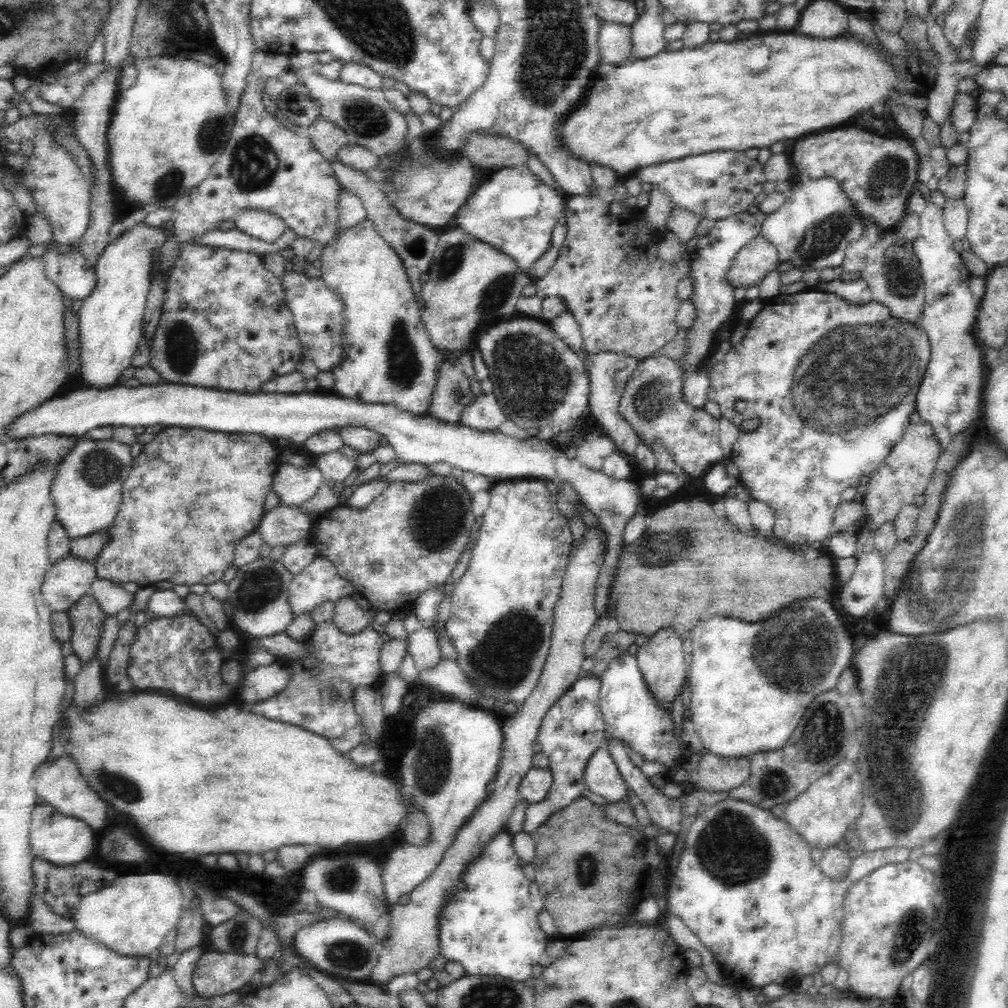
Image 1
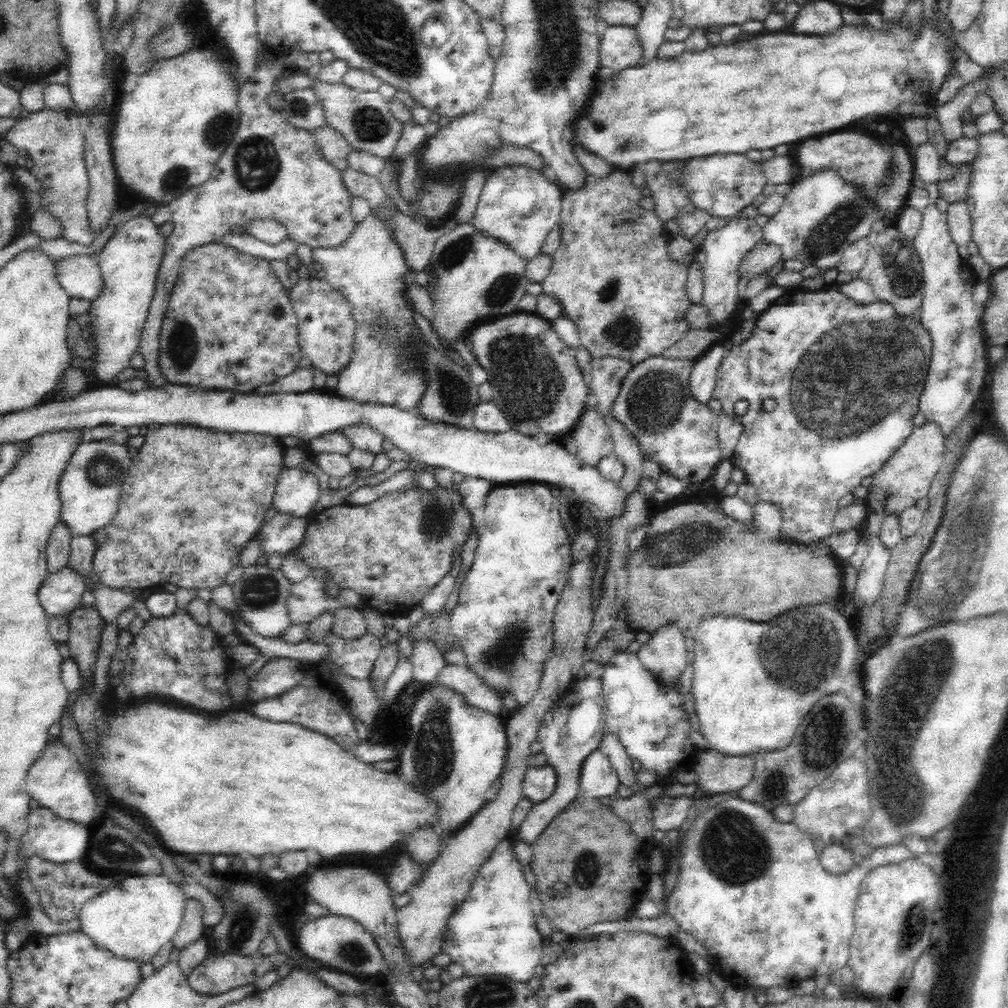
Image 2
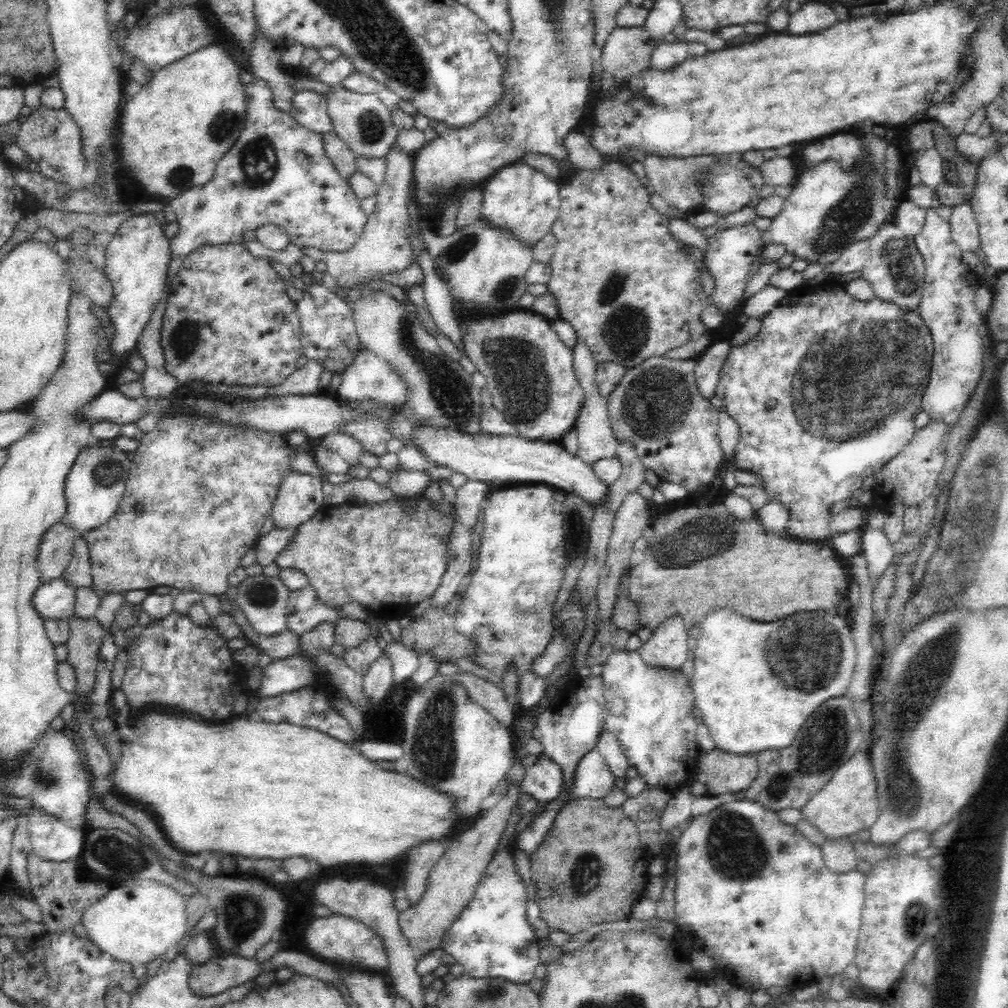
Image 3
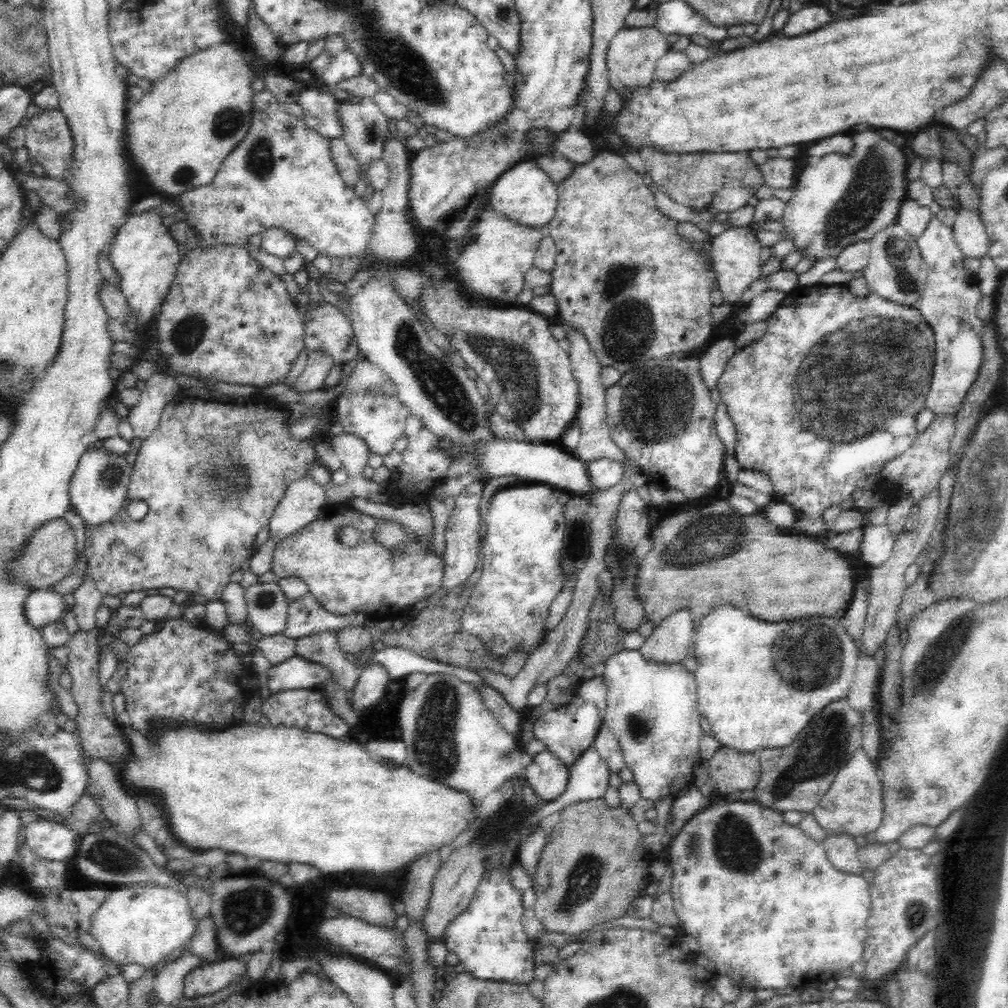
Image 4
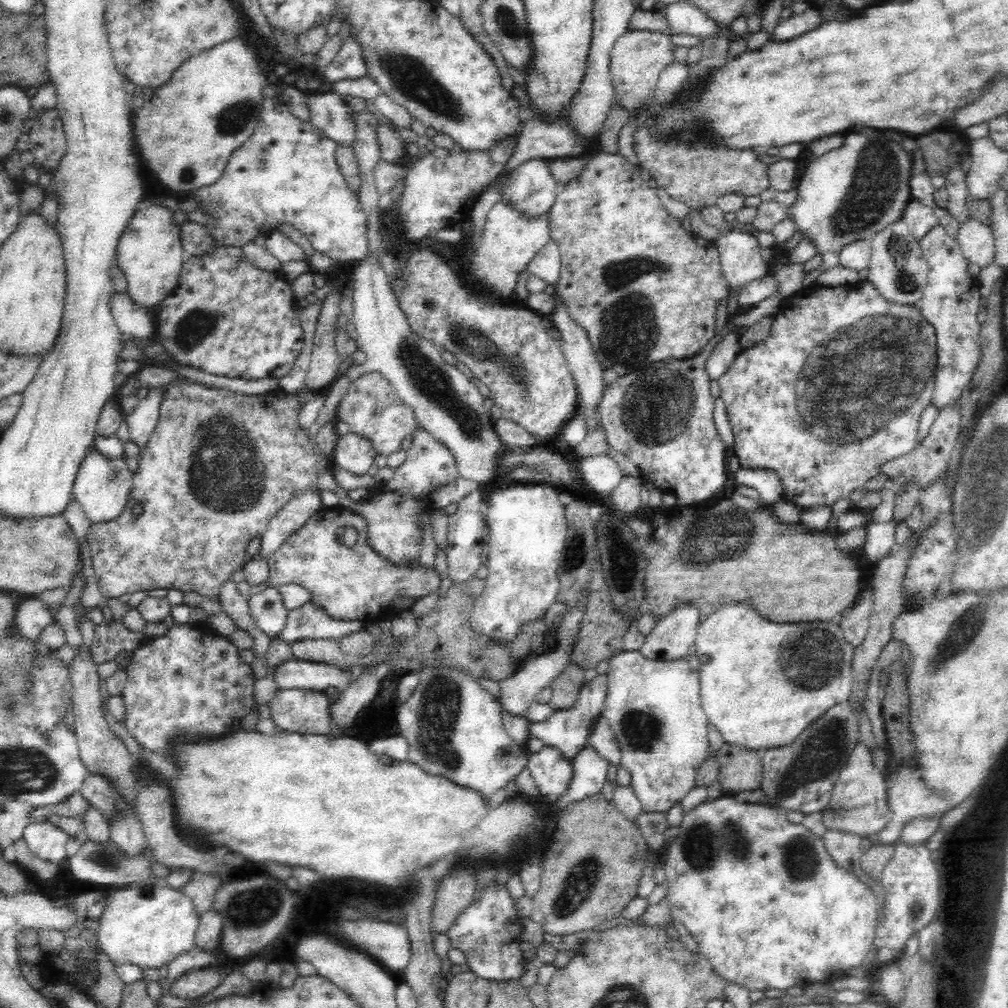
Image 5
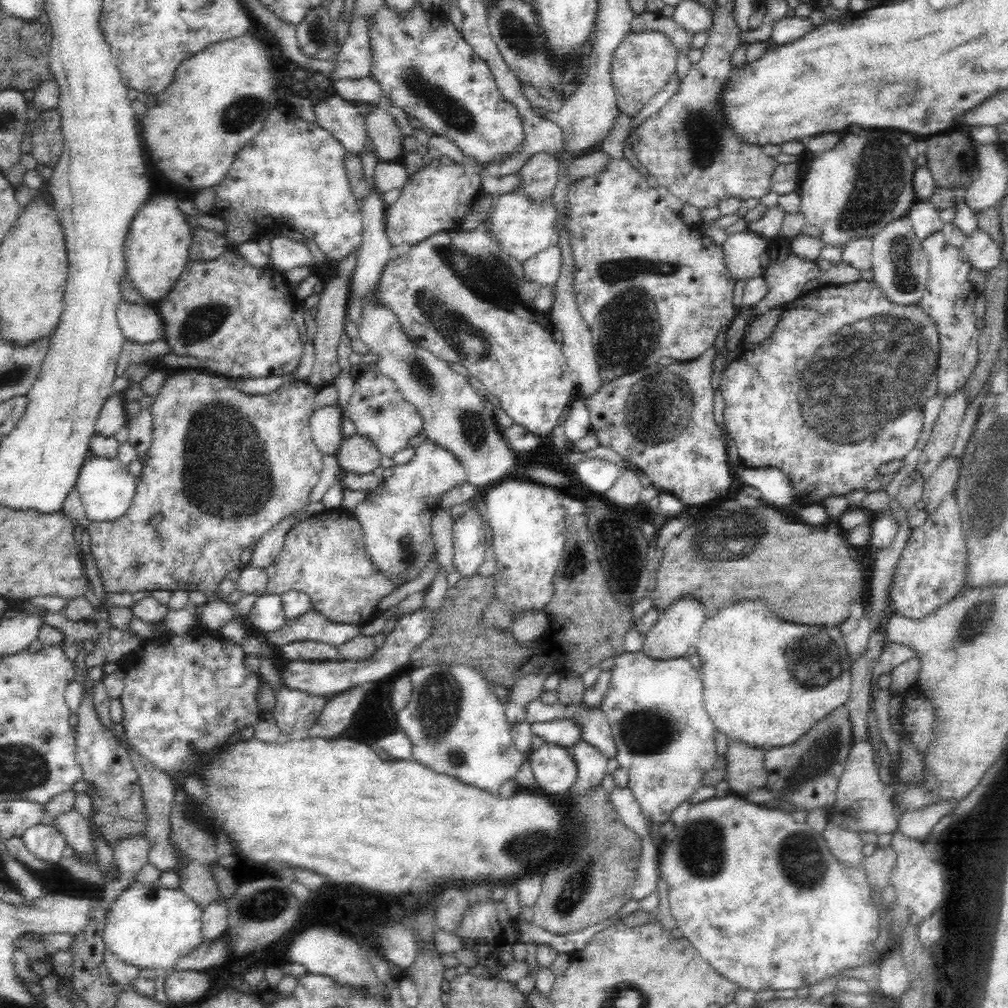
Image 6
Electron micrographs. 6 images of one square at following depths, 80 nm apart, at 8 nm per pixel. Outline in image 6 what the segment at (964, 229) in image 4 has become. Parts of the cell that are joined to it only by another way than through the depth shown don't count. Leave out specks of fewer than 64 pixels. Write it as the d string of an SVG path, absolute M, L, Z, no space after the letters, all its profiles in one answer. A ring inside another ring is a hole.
M976 228L970 236L965 236L962 246L971 266L981 271L991 271L1000 260L1000 247L987 231Z

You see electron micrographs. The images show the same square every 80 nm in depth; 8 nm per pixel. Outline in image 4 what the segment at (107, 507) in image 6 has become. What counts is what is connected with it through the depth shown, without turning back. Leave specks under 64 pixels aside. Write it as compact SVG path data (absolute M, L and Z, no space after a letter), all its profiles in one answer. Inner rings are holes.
M89 448L82 454L78 466L69 482L71 509L76 511L86 527L101 525L124 510L132 467L124 455L112 454L104 448Z

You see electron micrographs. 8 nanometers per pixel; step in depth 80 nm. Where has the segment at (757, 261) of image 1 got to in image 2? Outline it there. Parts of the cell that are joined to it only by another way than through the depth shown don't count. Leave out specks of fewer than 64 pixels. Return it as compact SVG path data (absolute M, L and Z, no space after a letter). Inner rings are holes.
M762 240L742 258L738 275L752 280L757 275L770 271L780 259L782 259L782 249L778 245Z

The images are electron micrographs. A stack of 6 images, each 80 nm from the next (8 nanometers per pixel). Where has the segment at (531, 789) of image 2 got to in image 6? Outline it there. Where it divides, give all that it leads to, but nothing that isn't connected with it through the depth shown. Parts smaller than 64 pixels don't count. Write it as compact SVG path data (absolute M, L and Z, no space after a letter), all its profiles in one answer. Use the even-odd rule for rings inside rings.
M545 742L528 754L527 761L530 762L540 793L544 796L548 794L550 798L556 798L556 794L560 794L558 798L566 797L562 794L570 794L577 780L577 767L569 749Z

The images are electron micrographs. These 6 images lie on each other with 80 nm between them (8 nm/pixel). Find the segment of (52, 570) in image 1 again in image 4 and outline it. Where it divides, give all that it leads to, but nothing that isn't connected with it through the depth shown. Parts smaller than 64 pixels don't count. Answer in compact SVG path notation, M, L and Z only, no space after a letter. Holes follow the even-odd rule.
M46 586L46 588L38 588L38 590L33 590L29 597L24 603L24 614L26 620L31 624L31 628L42 628L45 624L54 622L57 620L65 619L64 614L67 609L64 599L62 598L64 594L55 592L51 590L51 586Z

